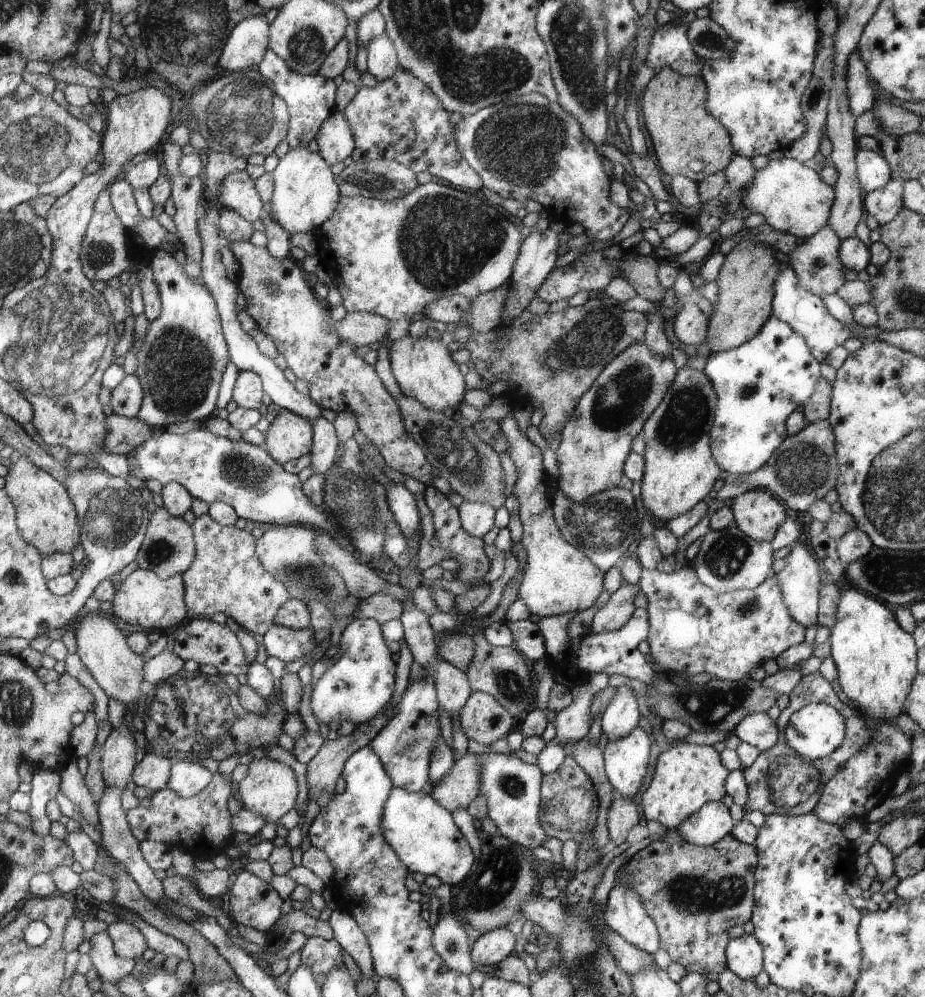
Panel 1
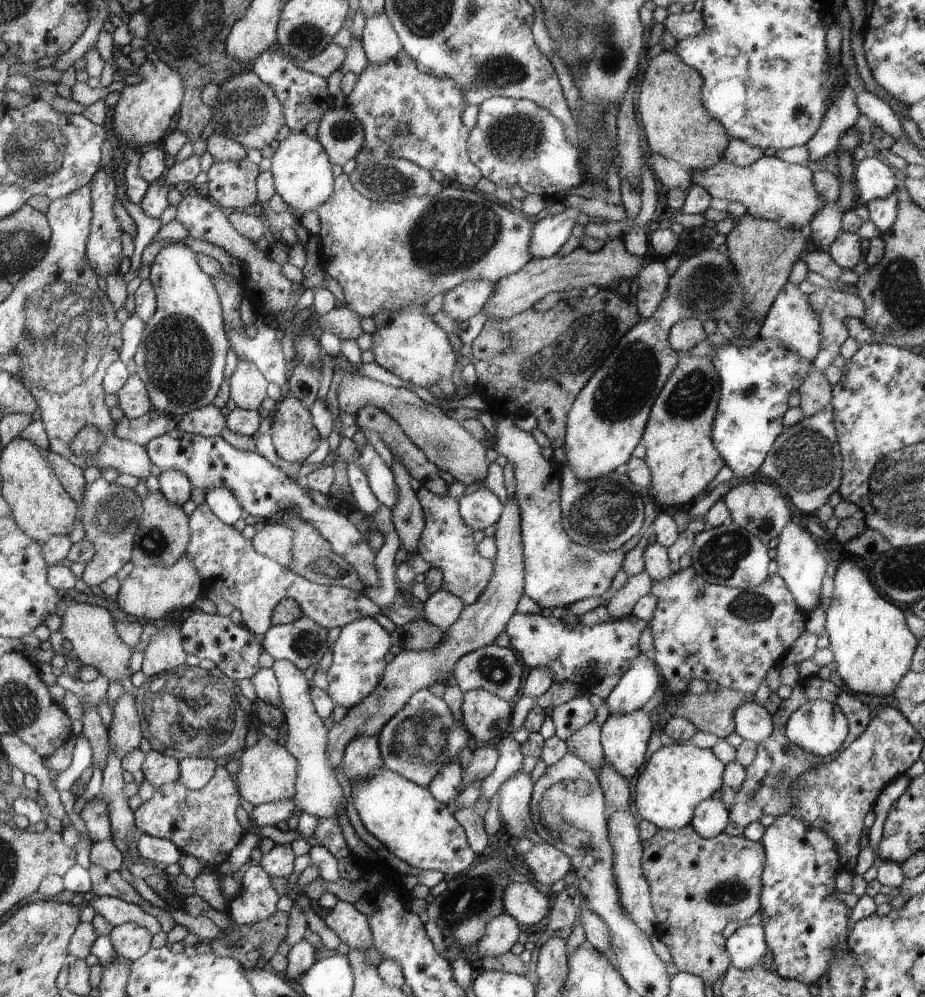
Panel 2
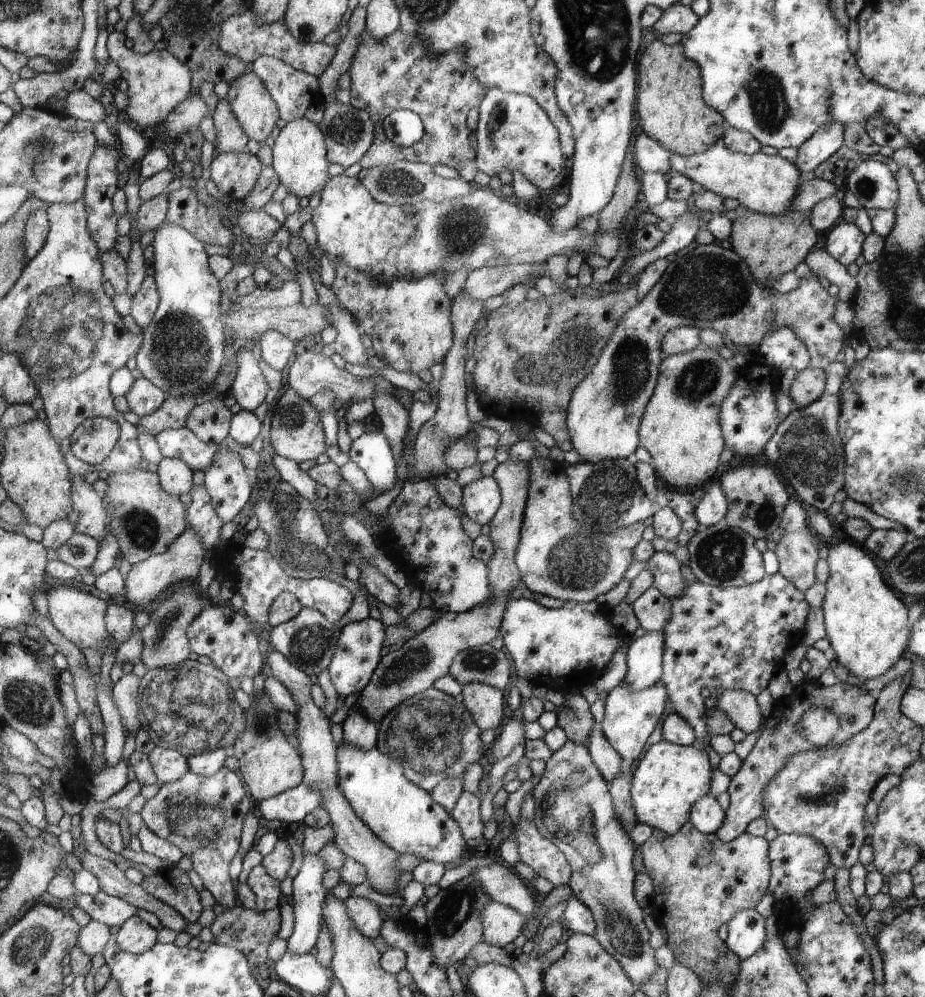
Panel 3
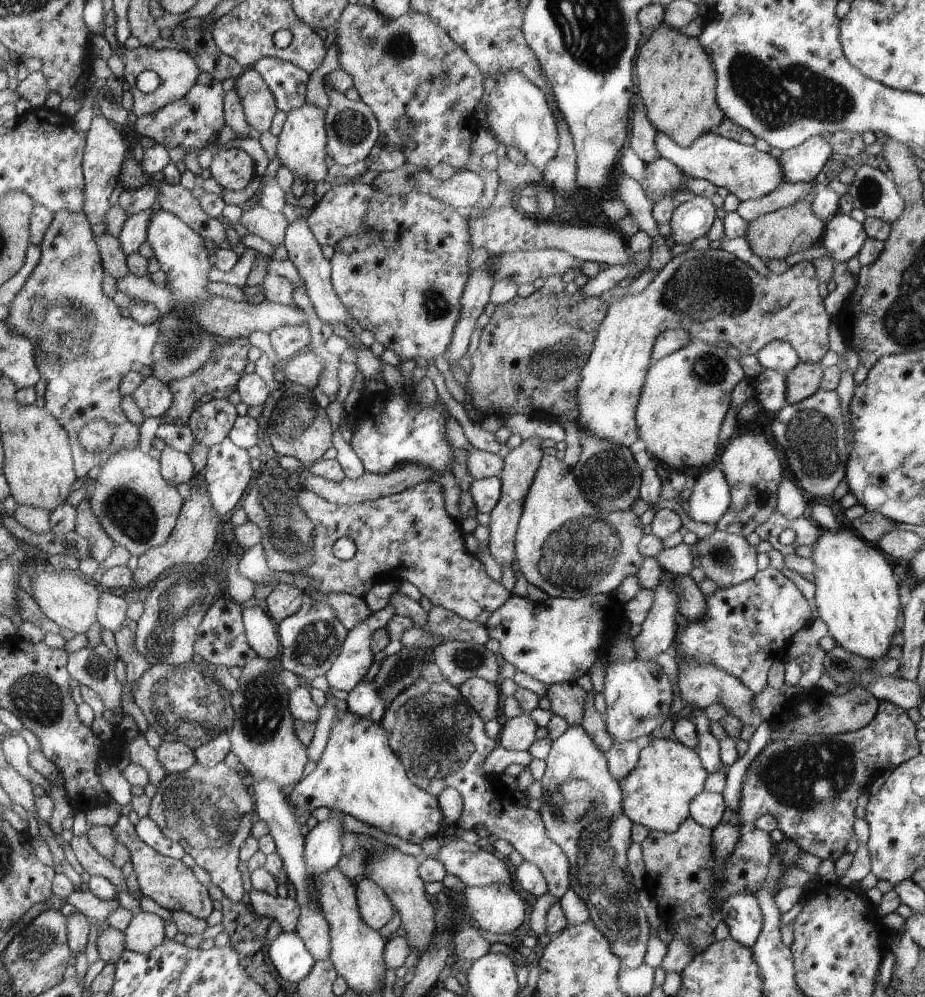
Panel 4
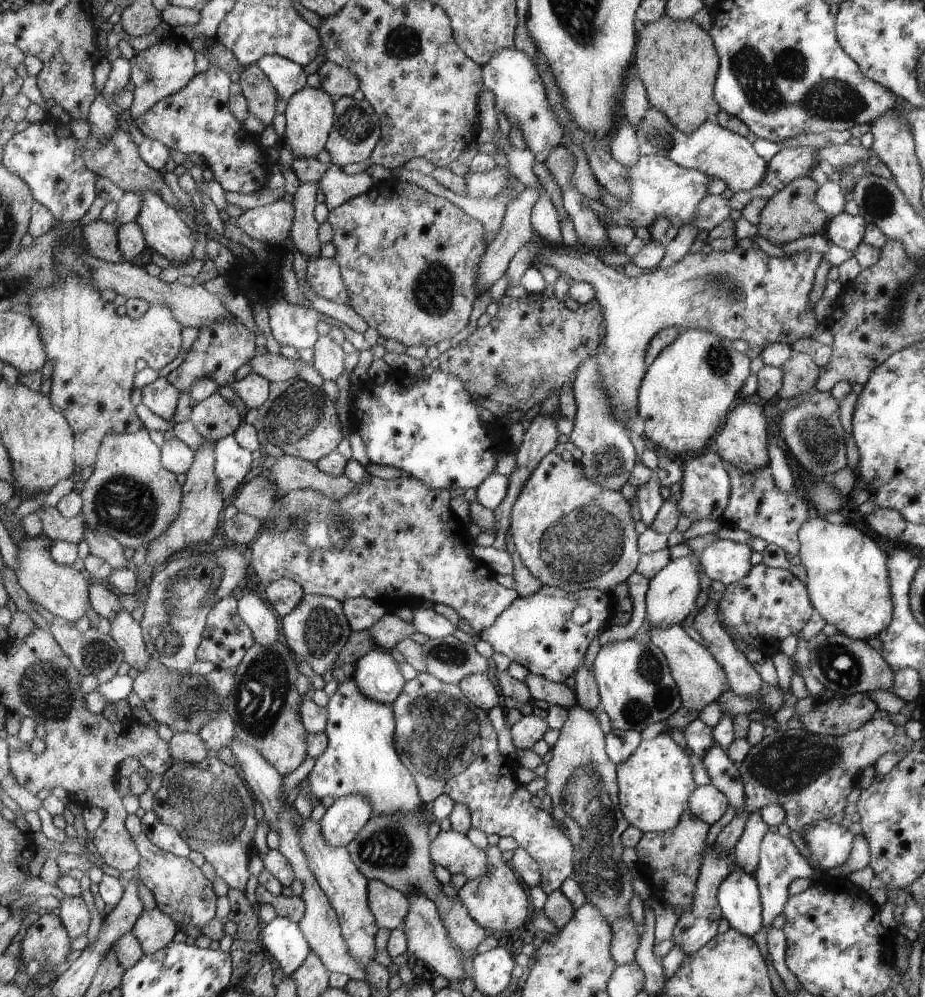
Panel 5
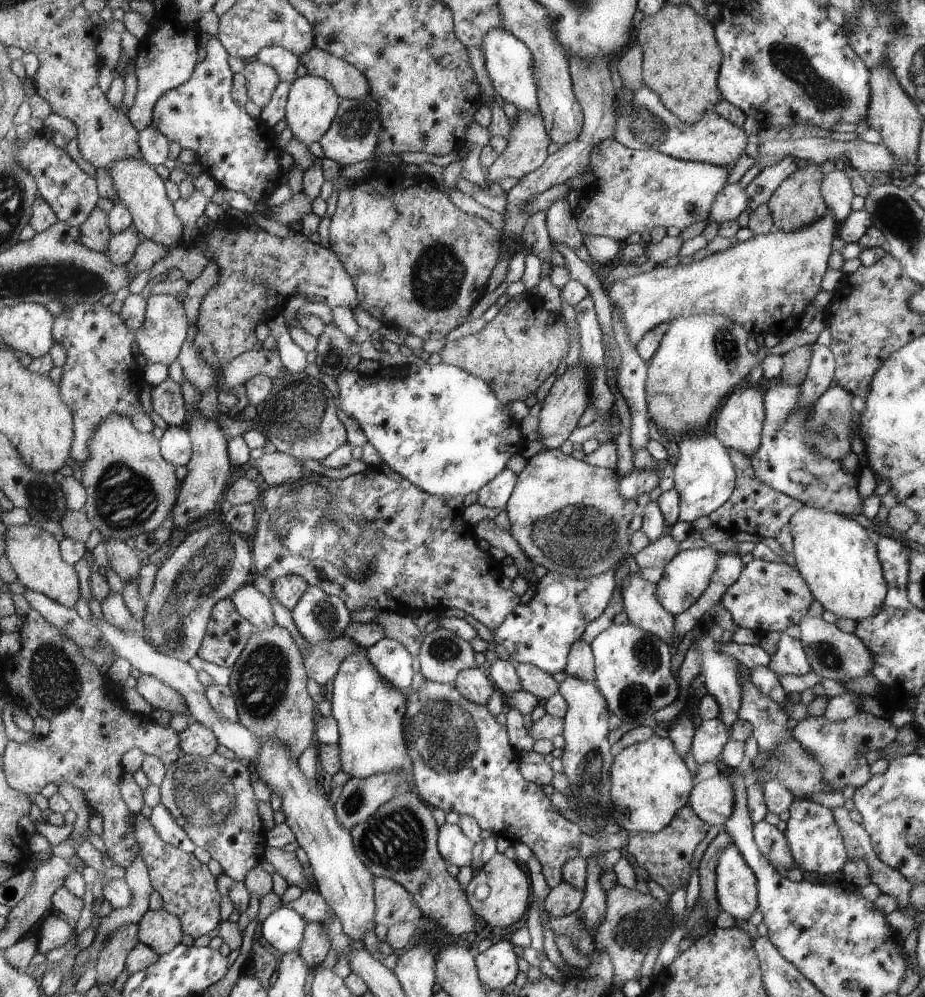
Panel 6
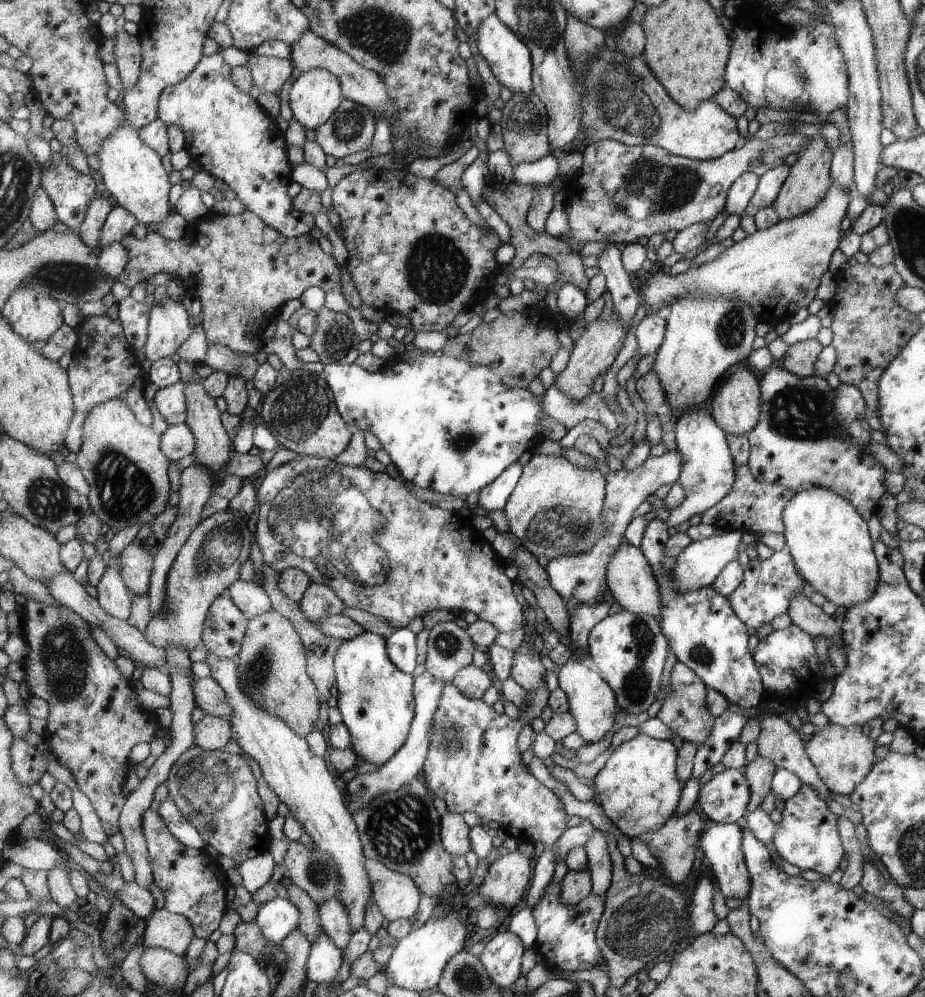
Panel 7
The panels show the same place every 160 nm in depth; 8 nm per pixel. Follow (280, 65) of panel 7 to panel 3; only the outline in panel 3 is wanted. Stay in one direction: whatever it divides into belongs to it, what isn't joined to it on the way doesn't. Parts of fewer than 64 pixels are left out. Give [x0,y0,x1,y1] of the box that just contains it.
[225,69,277,143]

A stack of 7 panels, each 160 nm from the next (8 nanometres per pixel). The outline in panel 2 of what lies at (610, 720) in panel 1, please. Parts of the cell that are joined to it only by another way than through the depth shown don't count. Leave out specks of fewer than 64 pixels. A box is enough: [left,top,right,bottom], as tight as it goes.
[605,653,662,715]

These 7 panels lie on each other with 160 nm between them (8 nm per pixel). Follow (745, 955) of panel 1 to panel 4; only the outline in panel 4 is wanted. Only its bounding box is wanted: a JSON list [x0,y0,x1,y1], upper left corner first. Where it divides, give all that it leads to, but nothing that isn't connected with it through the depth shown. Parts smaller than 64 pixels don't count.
[720,892,763,948]

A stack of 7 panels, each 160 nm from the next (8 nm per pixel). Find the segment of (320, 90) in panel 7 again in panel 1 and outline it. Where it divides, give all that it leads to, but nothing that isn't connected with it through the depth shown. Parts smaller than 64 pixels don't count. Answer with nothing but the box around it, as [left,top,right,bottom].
[273,148,339,236]

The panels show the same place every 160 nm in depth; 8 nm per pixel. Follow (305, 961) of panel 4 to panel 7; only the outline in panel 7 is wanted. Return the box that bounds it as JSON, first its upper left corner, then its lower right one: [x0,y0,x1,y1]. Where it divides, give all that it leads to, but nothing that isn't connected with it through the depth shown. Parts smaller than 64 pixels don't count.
[254,897,299,945]

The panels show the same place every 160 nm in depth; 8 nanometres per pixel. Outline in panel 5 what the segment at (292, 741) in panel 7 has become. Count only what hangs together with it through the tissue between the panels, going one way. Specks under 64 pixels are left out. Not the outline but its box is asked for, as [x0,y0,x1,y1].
[298,816,378,967]

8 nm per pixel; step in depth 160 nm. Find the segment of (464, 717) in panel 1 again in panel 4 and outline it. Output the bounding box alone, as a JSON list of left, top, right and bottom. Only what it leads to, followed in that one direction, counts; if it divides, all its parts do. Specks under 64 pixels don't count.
[459,677,500,724]

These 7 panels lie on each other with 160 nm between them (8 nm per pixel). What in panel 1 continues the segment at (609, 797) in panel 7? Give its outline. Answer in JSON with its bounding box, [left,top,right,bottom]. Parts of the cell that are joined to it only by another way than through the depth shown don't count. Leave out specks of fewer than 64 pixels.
[640,743,730,829]

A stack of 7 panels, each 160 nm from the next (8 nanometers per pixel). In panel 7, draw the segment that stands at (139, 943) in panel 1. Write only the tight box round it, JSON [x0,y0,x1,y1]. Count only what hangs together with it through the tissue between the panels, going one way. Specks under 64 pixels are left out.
[142,909,194,956]

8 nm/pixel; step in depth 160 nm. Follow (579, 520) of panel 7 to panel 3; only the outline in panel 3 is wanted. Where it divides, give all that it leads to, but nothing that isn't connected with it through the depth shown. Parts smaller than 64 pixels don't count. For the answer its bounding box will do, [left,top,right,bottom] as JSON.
[515,456,644,604]

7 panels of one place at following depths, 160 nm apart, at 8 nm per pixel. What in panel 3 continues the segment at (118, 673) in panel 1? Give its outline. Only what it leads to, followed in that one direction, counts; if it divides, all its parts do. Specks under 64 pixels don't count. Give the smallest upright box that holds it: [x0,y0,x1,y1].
[46,585,117,656]

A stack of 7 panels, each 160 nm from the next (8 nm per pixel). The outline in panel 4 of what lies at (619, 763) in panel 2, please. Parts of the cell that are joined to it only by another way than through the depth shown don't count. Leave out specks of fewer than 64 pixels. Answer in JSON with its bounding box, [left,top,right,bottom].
[602,655,674,742]

